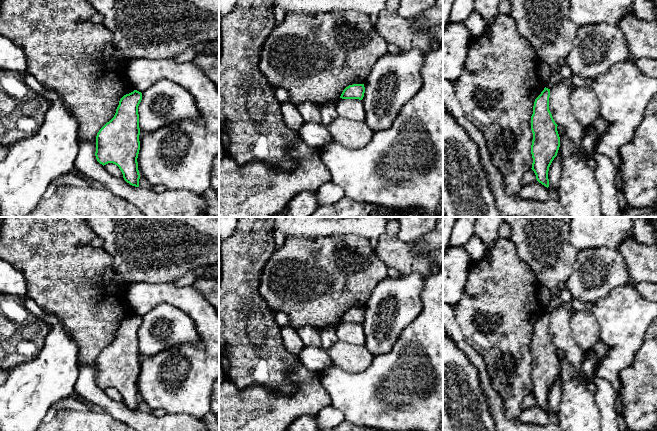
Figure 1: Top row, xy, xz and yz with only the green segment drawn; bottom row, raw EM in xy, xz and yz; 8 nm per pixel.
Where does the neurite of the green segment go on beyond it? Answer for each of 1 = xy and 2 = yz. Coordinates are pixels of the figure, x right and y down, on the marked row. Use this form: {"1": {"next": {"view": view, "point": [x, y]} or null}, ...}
{"1": {"next": null}, "2": {"next": null}}

